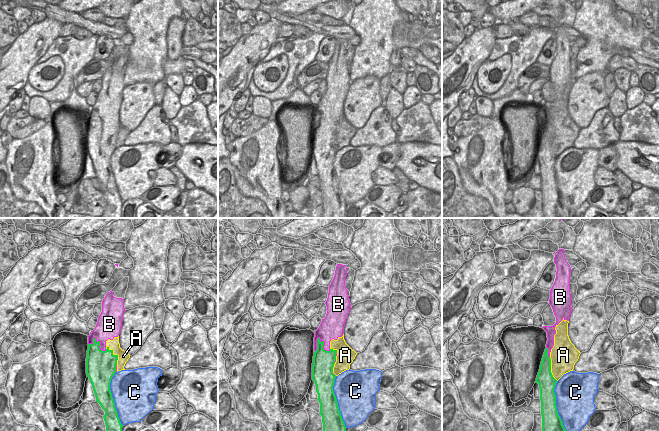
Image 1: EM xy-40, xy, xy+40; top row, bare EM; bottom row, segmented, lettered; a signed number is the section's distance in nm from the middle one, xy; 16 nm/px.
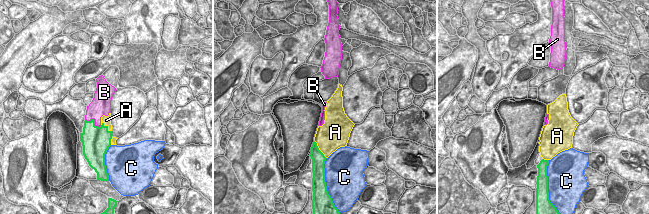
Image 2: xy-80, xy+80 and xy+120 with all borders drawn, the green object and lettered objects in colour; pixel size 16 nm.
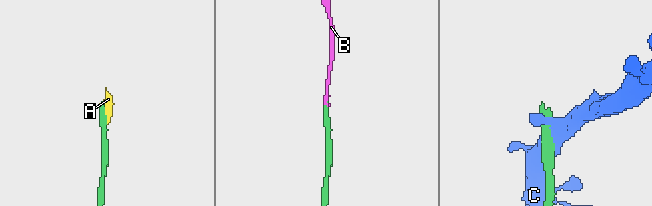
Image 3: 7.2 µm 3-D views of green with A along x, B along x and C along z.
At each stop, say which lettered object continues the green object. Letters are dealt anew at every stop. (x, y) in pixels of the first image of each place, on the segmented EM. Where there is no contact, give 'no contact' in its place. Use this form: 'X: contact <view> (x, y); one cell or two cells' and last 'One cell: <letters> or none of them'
A: contact xy-40 (116, 355); two cells
B: contact xy (323, 345); one cell
C: contact xy-40 (113, 399); two cells
One cell: B

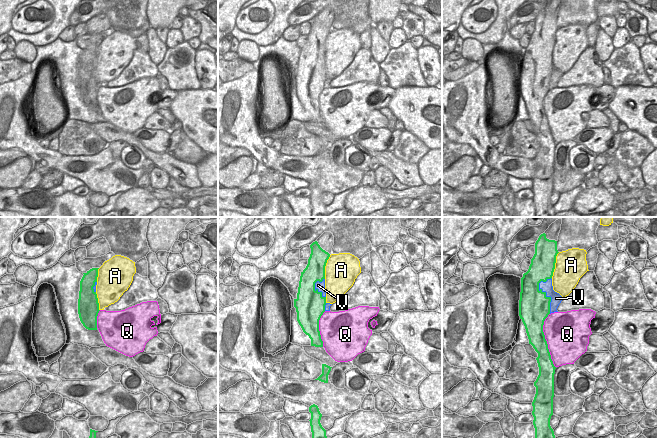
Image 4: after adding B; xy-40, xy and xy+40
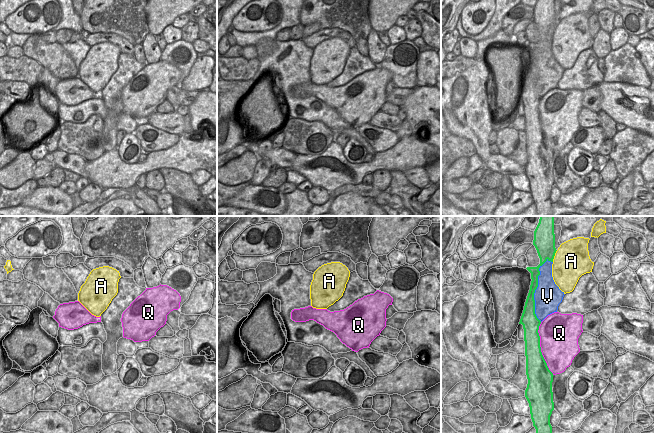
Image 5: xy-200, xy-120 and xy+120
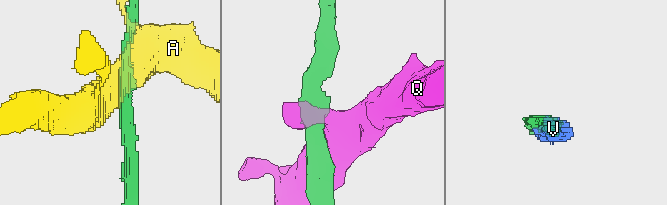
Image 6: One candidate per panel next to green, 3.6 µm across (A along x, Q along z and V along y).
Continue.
A: contact xy+40 (554, 265); two cells
Q: contact xy+40 (545, 340); two cells
V: contact xy+40 (545, 293); two cells
One cell: none of them

